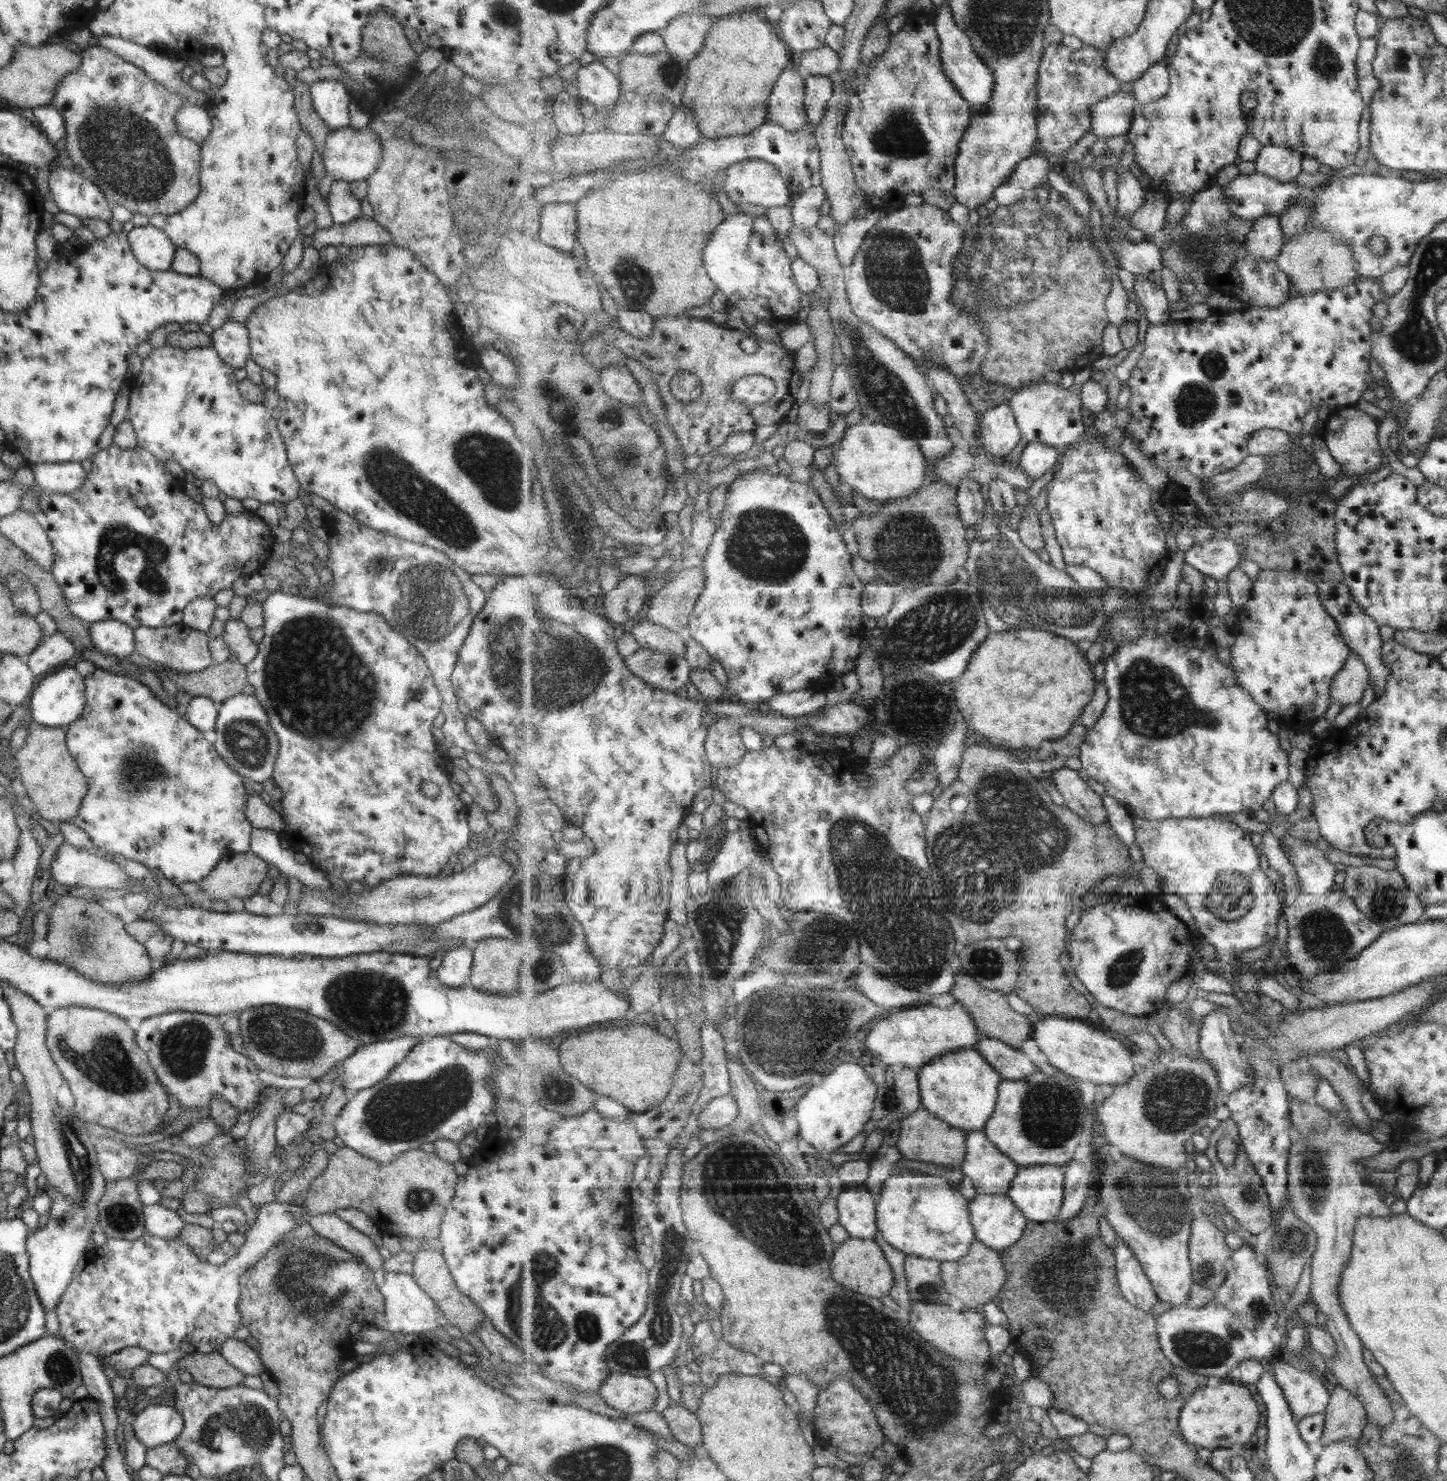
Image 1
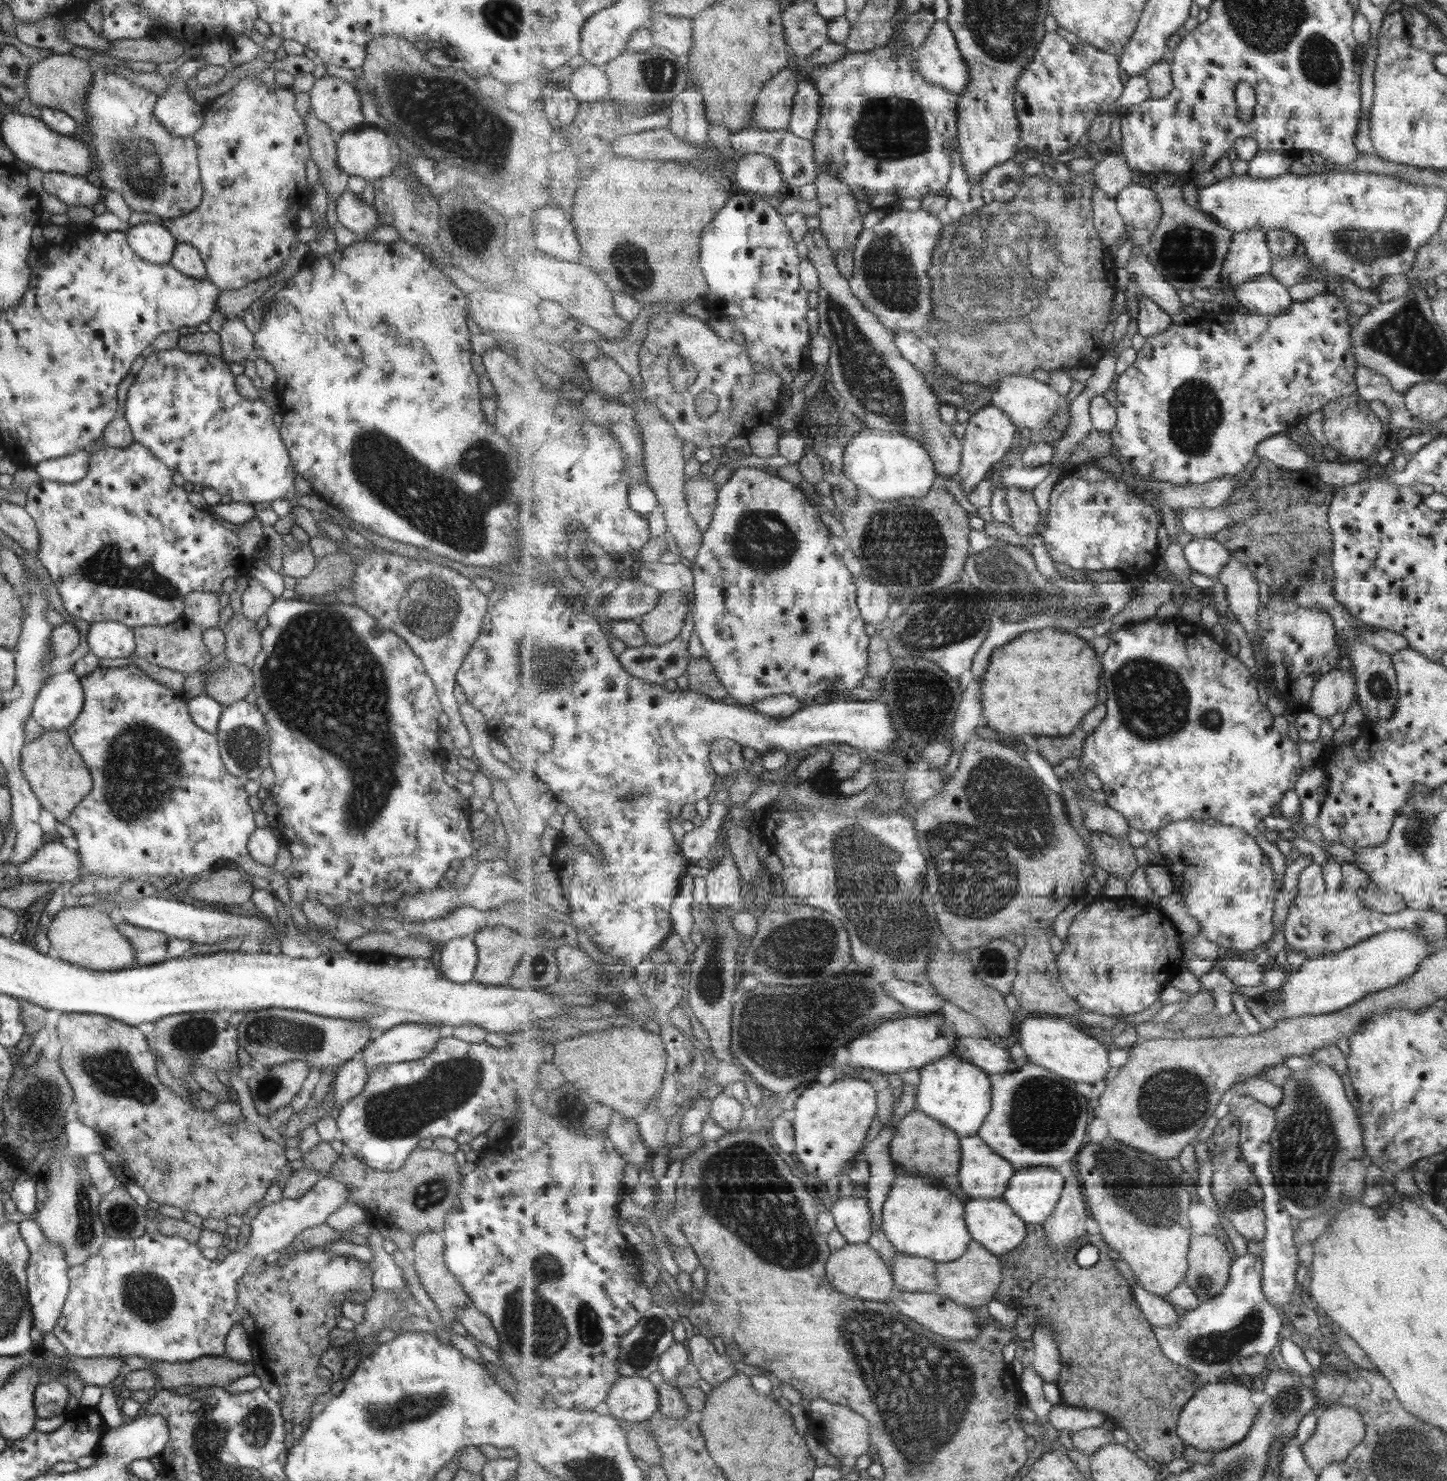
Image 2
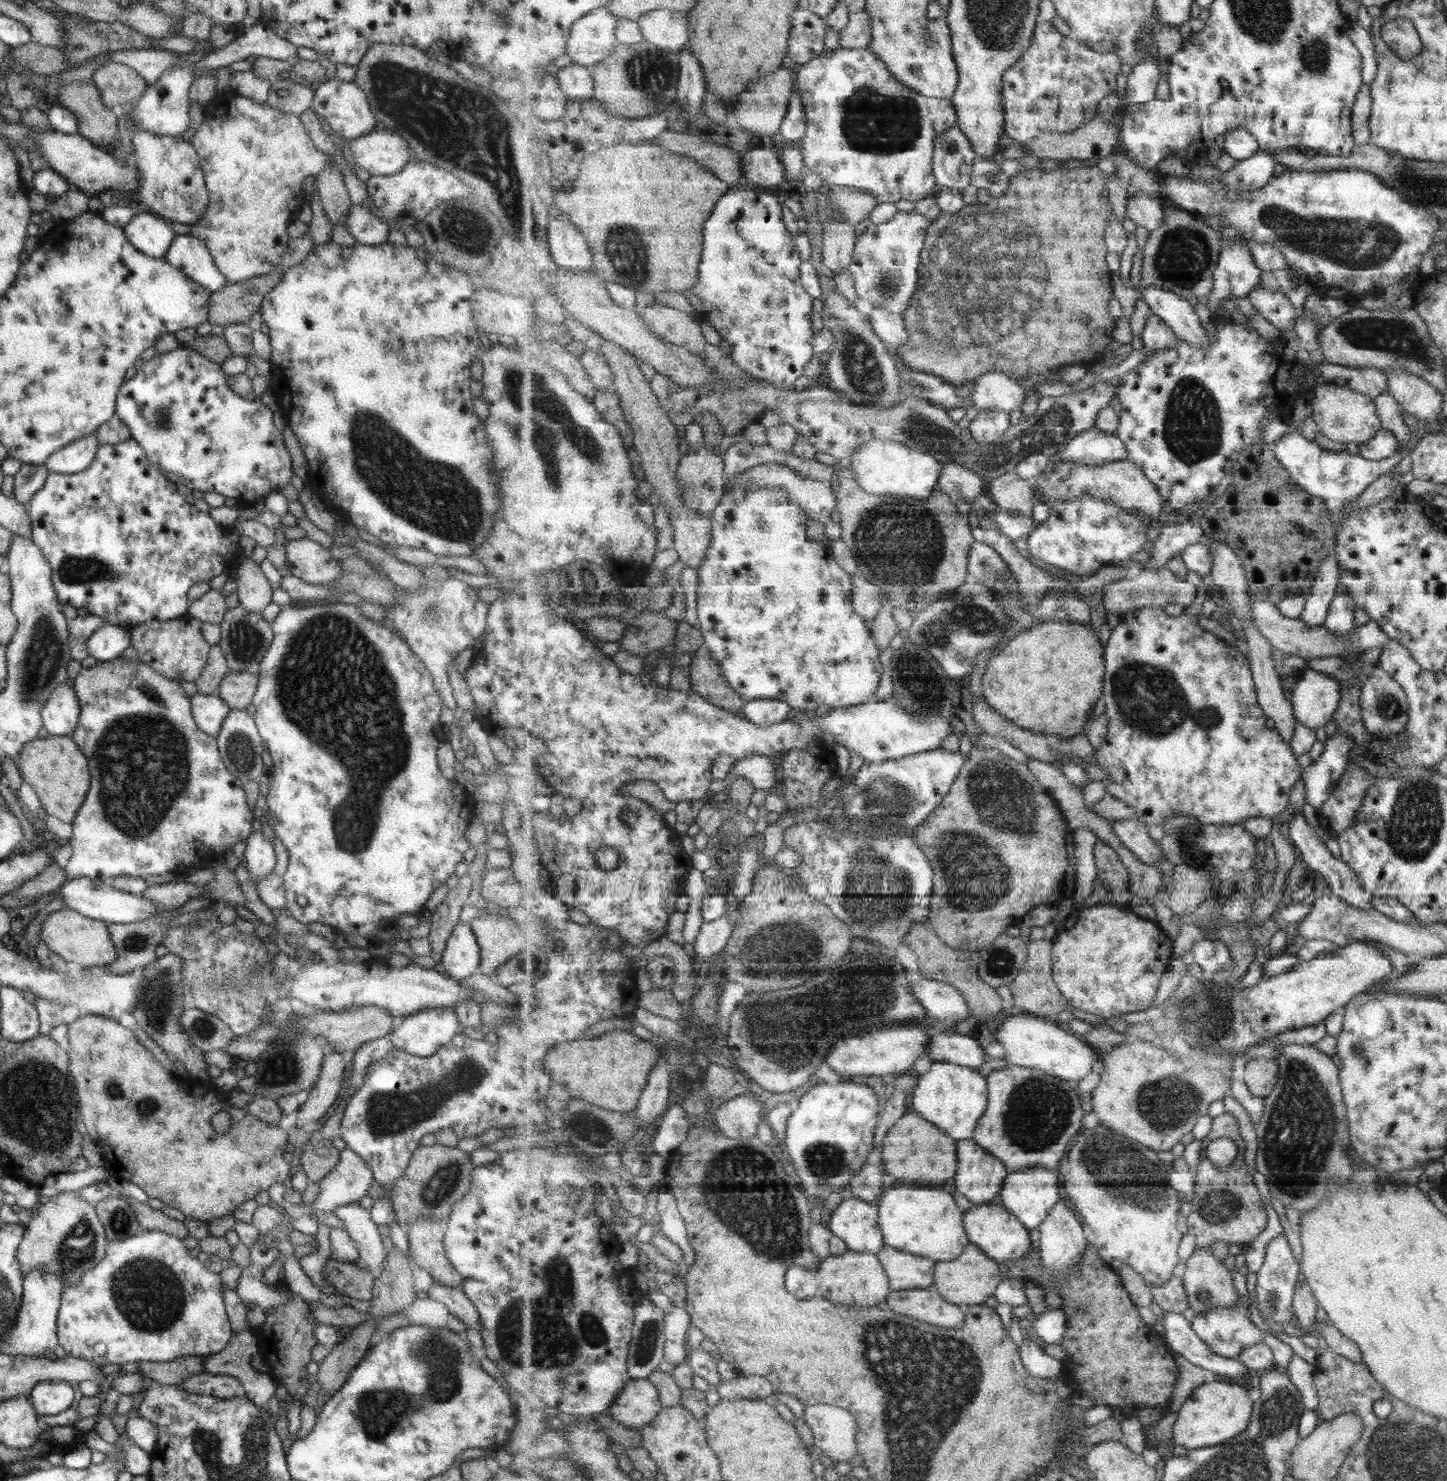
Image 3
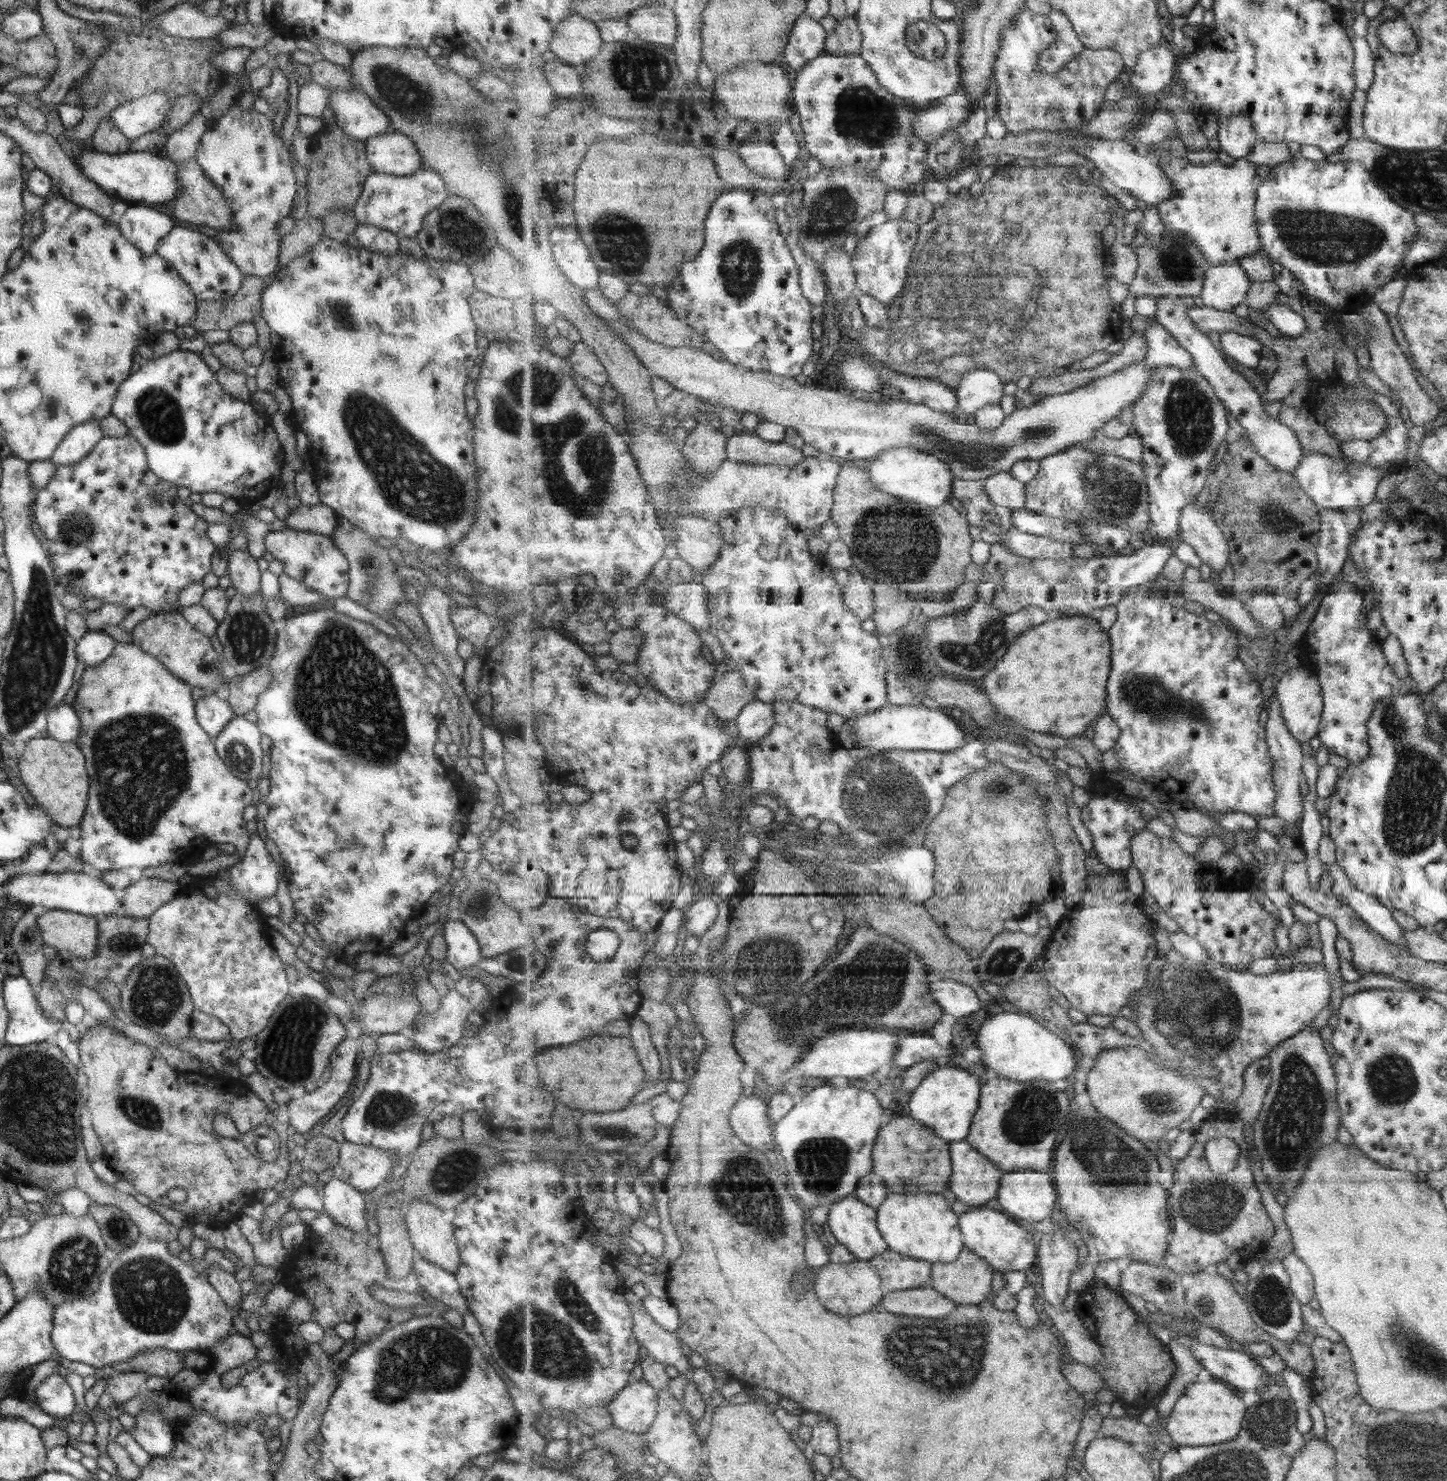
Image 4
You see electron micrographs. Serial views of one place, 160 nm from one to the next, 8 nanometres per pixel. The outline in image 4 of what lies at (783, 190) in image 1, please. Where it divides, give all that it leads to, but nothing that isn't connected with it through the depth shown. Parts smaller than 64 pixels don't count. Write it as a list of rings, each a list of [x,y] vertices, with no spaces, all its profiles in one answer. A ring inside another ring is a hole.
[[[765,141],[745,144],[737,152],[753,173],[775,180],[781,180],[789,173],[784,156],[774,145]]]

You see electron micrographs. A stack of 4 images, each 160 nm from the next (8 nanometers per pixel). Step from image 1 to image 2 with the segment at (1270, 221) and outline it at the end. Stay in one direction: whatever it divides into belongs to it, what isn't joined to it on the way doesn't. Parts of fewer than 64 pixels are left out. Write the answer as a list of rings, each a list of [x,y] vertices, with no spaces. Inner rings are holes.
[[[1259,229],[1234,234],[1231,252],[1221,275],[1223,282],[1235,288],[1253,282],[1261,274],[1272,273],[1273,252],[1266,234]]]

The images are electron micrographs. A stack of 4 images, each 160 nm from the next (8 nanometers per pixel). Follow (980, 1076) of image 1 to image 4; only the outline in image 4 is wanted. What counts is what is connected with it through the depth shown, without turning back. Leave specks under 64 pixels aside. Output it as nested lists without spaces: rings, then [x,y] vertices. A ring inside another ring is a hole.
[[[940,1063],[923,1080],[923,1083],[911,1094],[910,1116],[927,1127],[933,1128],[941,1138],[949,1141],[966,1140],[973,1126],[973,1120],[981,1108],[982,1084],[967,1068]]]

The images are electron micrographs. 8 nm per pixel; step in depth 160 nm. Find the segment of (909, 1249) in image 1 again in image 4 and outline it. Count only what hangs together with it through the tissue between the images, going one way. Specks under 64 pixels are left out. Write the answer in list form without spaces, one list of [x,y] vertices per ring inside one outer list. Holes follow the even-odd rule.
[[[931,1192],[891,1194],[877,1209],[878,1227],[892,1251],[930,1263],[952,1263],[964,1252],[960,1215],[951,1210],[943,1196]]]

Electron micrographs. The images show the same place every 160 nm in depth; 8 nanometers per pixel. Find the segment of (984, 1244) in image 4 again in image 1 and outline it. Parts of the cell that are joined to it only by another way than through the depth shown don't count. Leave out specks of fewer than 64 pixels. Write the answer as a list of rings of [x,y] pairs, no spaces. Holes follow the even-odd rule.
[[[978,1194],[969,1203],[980,1240],[993,1250],[1013,1246],[1027,1229],[1029,1220],[1008,1194]]]

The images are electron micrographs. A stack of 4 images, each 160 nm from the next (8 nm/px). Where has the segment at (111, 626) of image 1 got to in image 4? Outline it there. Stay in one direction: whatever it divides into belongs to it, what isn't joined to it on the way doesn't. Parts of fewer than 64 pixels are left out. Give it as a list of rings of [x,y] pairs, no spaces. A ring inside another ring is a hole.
[[[88,630],[76,642],[74,653],[77,662],[83,664],[86,669],[100,665],[111,654],[115,644],[103,631]]]

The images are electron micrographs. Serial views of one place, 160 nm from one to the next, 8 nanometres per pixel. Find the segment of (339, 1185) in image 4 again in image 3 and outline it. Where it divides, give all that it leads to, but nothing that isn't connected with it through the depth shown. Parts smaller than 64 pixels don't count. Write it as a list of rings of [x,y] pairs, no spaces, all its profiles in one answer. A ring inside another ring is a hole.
[[[350,1202],[330,1212],[337,1216],[349,1238],[355,1242],[359,1263],[366,1269],[381,1270],[386,1252],[383,1250],[377,1225],[370,1220],[371,1210],[358,1202]]]

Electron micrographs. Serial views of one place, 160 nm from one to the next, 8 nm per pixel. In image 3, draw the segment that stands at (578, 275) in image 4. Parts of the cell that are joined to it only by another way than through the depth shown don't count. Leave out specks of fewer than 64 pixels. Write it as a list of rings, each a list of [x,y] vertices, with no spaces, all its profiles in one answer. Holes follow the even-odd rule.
[[[553,217],[549,223],[548,243],[554,262],[569,271],[594,271],[592,250],[573,221]]]

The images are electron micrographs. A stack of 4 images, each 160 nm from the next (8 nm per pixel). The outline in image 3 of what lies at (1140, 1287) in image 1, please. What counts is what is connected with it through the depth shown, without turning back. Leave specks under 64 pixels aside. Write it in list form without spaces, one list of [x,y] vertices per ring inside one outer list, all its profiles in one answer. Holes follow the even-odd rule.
[[[1163,1311],[1162,1320],[1165,1341],[1172,1350],[1187,1357],[1192,1364],[1213,1371],[1217,1376],[1245,1378],[1245,1365],[1239,1359],[1227,1358],[1213,1353],[1208,1344],[1193,1330],[1192,1322],[1182,1313]]]

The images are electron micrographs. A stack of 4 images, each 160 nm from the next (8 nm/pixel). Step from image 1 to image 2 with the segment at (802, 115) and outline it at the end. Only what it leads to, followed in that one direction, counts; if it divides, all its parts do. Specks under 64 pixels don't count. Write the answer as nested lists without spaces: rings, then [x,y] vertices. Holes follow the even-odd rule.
[[[792,66],[767,82],[756,100],[753,126],[769,131],[789,130],[802,75]]]

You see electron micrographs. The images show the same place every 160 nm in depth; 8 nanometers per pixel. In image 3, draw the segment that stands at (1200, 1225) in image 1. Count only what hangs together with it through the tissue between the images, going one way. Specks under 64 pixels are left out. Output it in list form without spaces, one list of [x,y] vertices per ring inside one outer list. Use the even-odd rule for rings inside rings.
[[[1195,1249],[1185,1265],[1182,1279],[1190,1308],[1196,1313],[1217,1307],[1229,1308],[1240,1302],[1231,1272],[1222,1260],[1213,1256],[1212,1249]]]

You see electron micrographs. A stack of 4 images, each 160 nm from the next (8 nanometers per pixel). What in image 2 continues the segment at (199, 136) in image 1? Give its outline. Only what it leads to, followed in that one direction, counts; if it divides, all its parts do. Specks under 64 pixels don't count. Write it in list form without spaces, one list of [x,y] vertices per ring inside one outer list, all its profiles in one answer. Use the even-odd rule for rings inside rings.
[[[196,56],[178,66],[167,77],[168,87],[156,95],[153,117],[167,133],[175,137],[192,137],[202,126],[203,109],[192,97],[186,95],[185,82],[196,76],[204,60]]]

